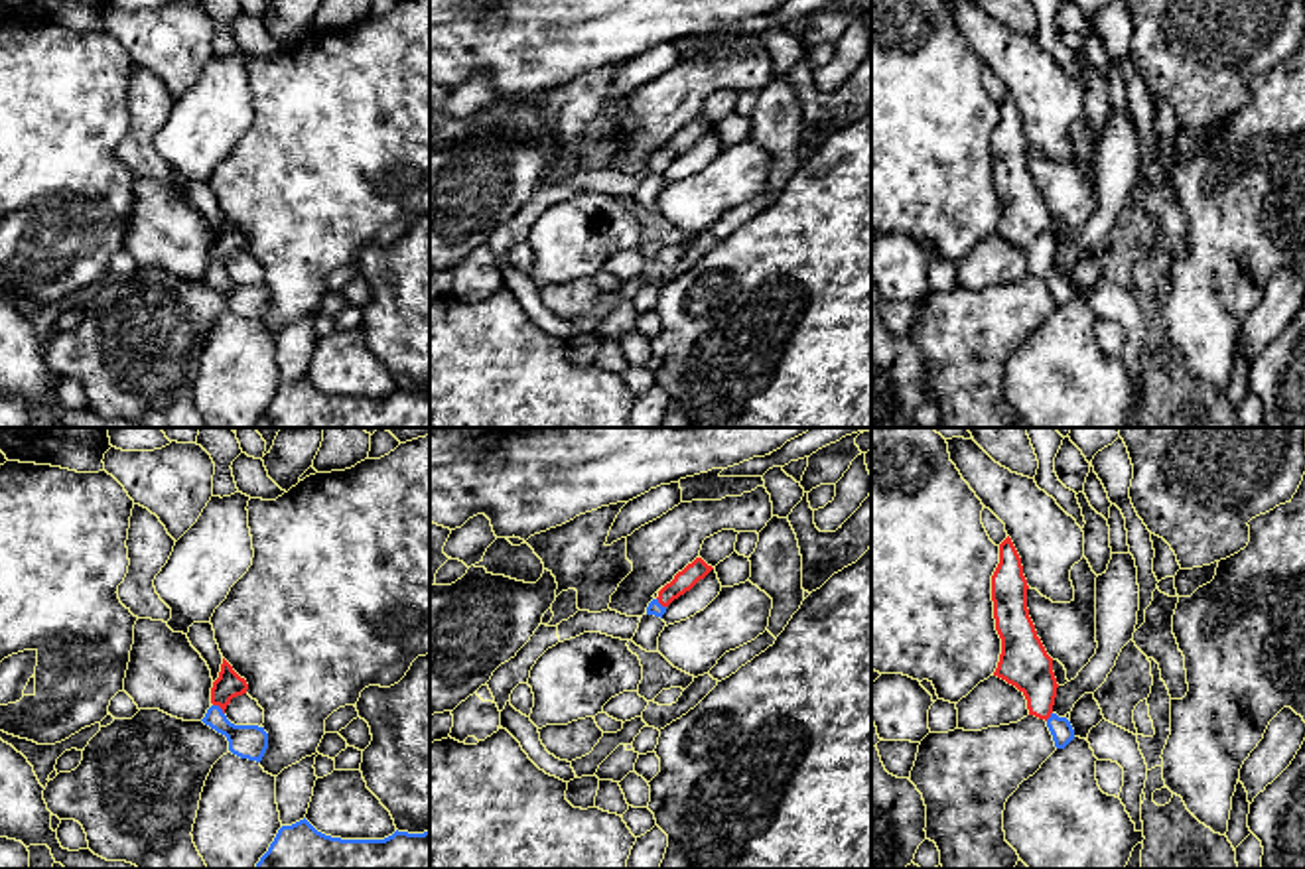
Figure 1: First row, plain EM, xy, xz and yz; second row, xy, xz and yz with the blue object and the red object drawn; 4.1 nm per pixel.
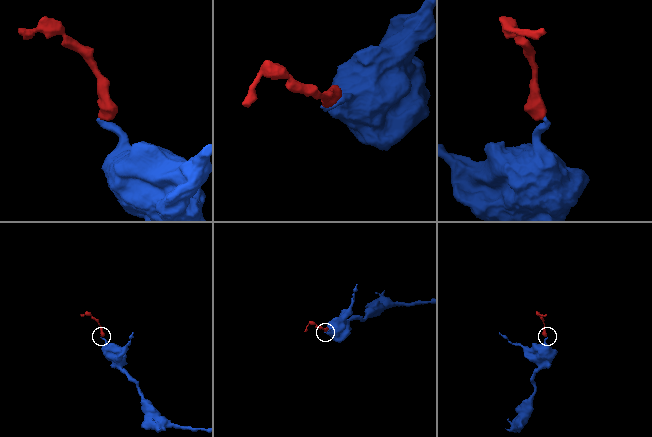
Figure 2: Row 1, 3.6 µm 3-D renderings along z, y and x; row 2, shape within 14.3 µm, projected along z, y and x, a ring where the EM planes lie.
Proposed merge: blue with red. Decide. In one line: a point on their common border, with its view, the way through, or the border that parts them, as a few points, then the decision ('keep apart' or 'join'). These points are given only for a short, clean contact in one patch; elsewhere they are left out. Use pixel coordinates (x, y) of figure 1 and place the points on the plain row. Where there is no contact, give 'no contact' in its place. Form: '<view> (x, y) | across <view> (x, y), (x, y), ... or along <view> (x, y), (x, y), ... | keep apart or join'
xy (219, 267) | across xy (249, 300), (219, 278), (219, 267), (221, 251), (229, 243) | join

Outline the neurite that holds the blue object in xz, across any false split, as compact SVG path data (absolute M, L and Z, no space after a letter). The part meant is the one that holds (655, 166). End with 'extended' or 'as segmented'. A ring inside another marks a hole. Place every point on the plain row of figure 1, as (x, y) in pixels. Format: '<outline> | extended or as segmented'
M696 116L692 122L688 122L682 130L674 134L670 142L666 142L658 156L652 158L647 166L647 173L660 175L666 171L666 166L690 150L700 138L704 138L714 126L708 124L702 116Z | extended

